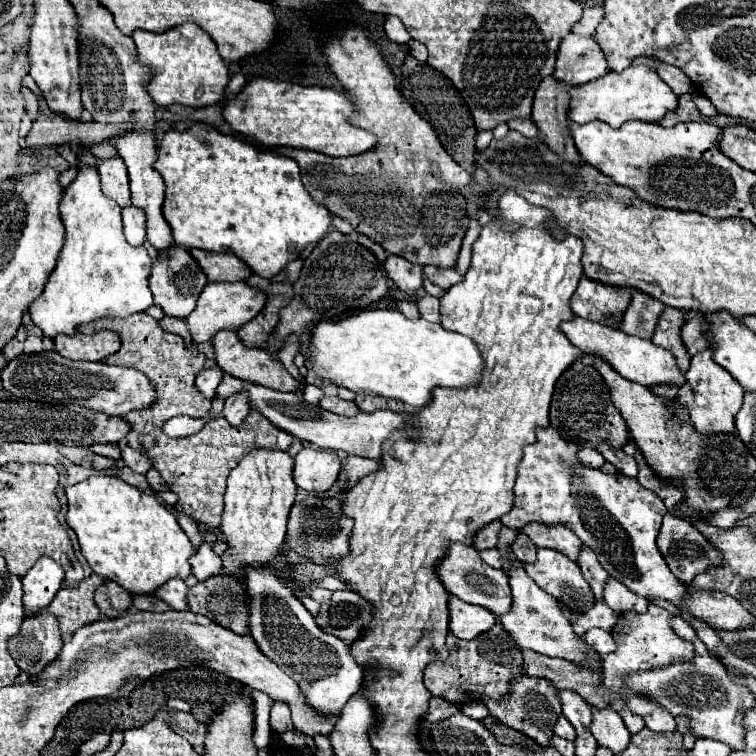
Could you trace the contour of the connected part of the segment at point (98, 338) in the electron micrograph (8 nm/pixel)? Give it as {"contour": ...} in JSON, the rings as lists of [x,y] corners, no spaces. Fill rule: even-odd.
{"contour":[[[96,331],[94,335],[74,333],[60,335],[54,339],[56,351],[68,359],[84,359],[84,361],[104,361],[106,357],[120,351],[120,337],[114,331]]]}

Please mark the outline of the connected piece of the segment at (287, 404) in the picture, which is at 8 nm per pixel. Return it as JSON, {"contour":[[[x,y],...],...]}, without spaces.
{"contour":[[[224,373],[222,383],[216,389],[214,397],[228,399],[234,393],[248,391],[250,409],[256,409],[266,417],[272,425],[278,425],[278,429],[284,429],[292,437],[300,441],[308,441],[312,445],[318,445],[322,449],[332,451],[346,451],[350,455],[360,455],[368,459],[380,459],[382,455],[382,441],[390,437],[392,431],[402,429],[404,423],[410,419],[408,413],[394,413],[394,411],[376,411],[376,413],[358,413],[356,417],[344,417],[330,411],[324,411],[318,405],[310,405],[304,401],[300,393],[282,393],[276,389],[268,389],[254,383],[244,383],[242,379],[236,379],[228,373]]]}

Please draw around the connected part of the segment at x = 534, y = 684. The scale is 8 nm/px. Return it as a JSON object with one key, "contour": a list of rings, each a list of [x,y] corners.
{"contour":[[[522,675],[518,681],[512,681],[510,699],[506,703],[496,703],[492,699],[482,699],[482,703],[490,709],[492,717],[496,717],[498,721],[502,721],[504,725],[508,725],[516,731],[522,731],[524,735],[528,735],[542,747],[550,745],[552,727],[562,713],[560,699],[556,695],[554,685],[548,681],[542,681],[542,679],[536,679],[536,677],[526,677],[526,675]]]}

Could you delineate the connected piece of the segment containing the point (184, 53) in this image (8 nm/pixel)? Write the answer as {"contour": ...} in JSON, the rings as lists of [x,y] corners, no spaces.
{"contour":[[[184,23],[168,33],[134,31],[132,35],[140,63],[152,67],[154,77],[148,83],[148,93],[160,107],[170,107],[174,103],[184,107],[208,107],[224,101],[228,85],[228,69],[224,59],[218,55],[212,37],[194,23]]]}

